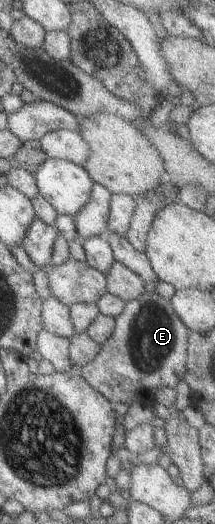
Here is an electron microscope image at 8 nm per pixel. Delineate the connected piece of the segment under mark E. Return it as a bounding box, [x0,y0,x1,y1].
[80,292,190,406]

